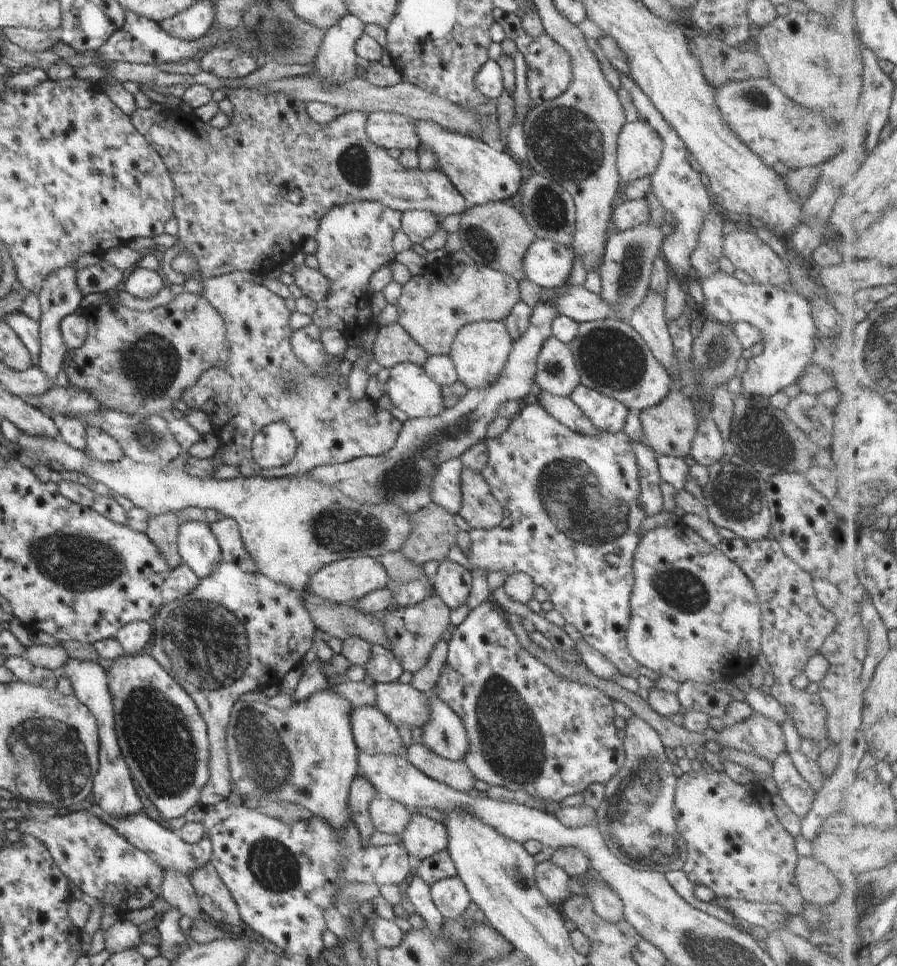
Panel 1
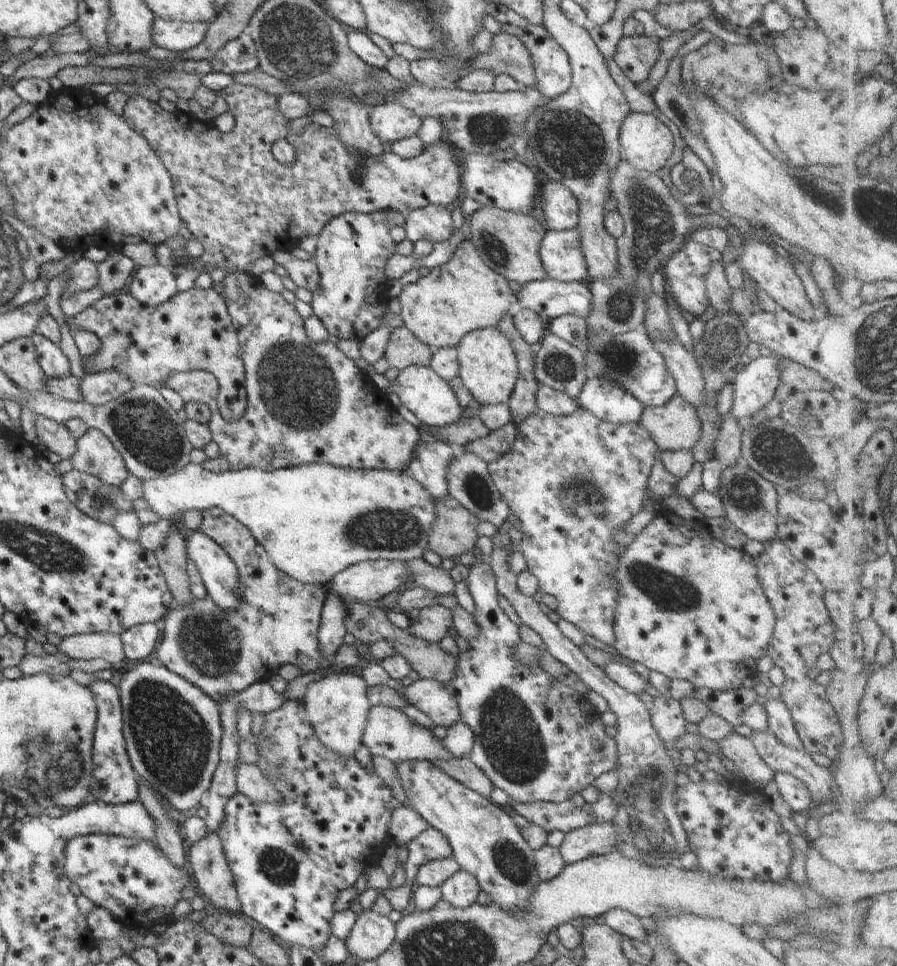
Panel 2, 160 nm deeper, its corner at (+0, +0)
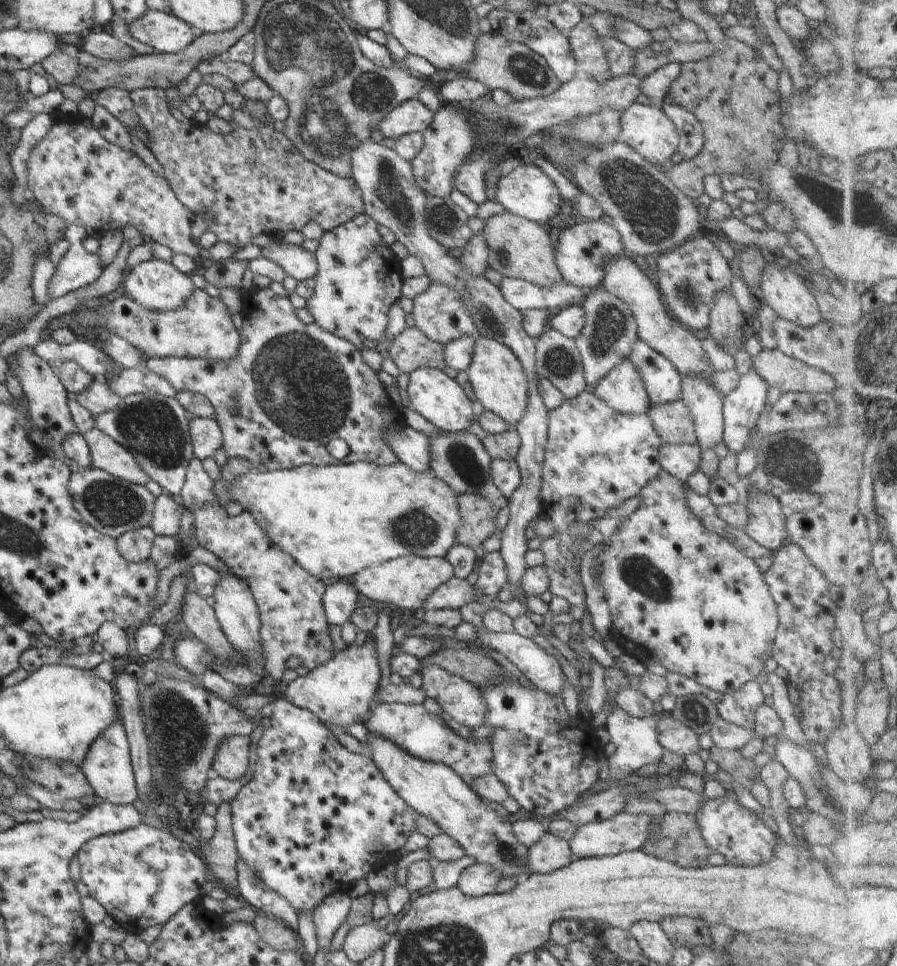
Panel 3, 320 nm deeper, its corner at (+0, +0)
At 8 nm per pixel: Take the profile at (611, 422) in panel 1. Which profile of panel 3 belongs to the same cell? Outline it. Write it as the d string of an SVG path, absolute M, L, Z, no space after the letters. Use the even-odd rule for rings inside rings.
M630 360L615 365L591 391L602 404L620 414L647 414L652 406L638 370L634 370Z

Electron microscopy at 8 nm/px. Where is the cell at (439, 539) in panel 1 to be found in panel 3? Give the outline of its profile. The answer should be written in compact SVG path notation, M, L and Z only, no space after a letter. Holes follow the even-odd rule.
M474 494L458 495L458 514L462 516L462 526L456 532L455 545L468 546L475 551L495 533L498 510L494 510L488 500L482 500Z

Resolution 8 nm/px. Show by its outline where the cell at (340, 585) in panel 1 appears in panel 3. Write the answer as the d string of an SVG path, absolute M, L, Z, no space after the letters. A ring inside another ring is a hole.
M409 555L368 566L352 576L349 583L359 595L368 600L388 605L403 613L419 614L428 596L453 577L454 570L446 558Z

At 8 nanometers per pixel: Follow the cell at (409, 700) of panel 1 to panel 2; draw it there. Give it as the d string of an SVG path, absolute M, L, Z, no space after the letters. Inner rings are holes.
M419 678L399 691L437 725L451 727L461 720L458 703L441 682Z

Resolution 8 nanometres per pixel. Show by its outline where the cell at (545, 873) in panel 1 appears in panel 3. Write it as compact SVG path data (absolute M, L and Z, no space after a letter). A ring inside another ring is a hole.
M549 832L528 847L528 868L532 873L557 872L570 865L573 858L568 843Z

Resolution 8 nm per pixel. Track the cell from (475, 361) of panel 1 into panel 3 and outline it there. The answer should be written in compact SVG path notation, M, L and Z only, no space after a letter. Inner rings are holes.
M481 335L474 337L472 360L470 360L466 374L476 399L484 405L486 410L506 420L510 428L513 428L513 425L526 414L528 382L526 382L526 374L524 374L520 360L510 348L492 338L485 338Z

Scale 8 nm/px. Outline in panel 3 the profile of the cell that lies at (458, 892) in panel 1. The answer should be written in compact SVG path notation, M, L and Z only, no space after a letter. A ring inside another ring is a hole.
M474 863L460 874L456 888L464 896L476 898L496 893L496 886L500 880L498 872L494 872L494 868L490 868L488 864Z

